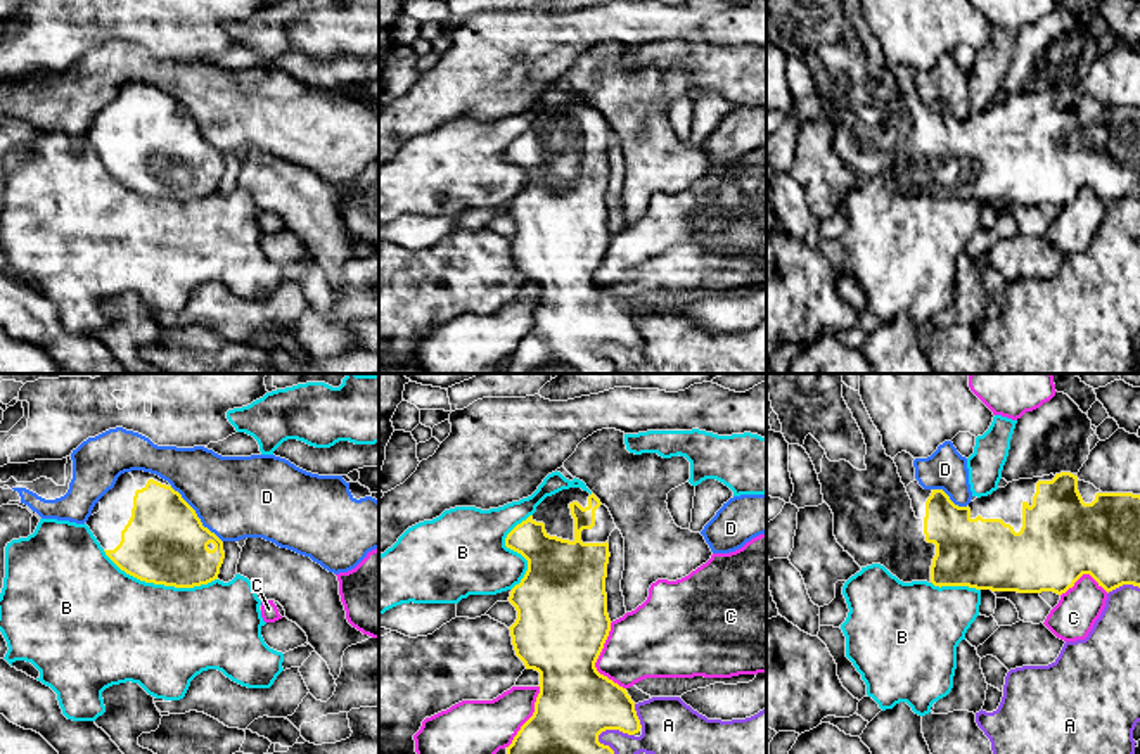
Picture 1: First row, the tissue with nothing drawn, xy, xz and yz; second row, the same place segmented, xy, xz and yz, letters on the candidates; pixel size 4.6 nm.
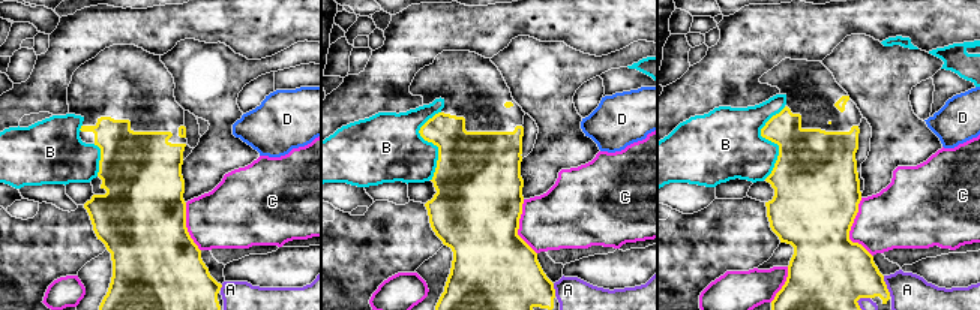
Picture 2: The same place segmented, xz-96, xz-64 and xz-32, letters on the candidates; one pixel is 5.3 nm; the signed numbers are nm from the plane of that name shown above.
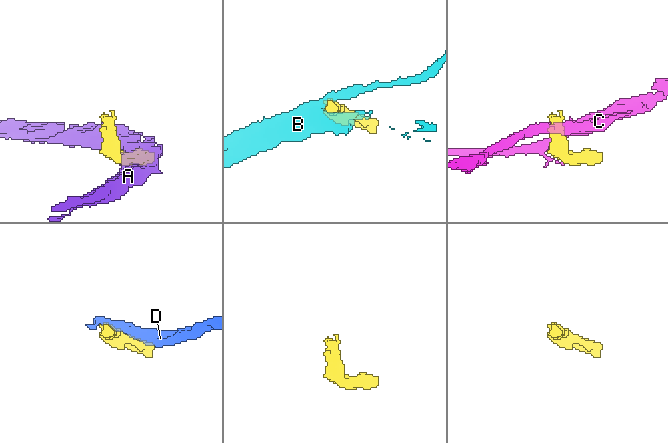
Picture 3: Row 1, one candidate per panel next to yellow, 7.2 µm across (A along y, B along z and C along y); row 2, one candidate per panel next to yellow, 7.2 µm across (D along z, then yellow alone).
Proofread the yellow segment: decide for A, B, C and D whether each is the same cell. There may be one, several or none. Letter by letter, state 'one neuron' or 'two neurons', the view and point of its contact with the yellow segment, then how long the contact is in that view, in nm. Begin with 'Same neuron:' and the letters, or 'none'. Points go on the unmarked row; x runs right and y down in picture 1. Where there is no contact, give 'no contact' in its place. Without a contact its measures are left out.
Same neuron: none
A: two neurons; contact yz (1123, 196); length 160 nm
B: two neurons; contact xy (160, 196); length 550 nm
C: two neurons; contact xz (595, 274); length 320 nm
D: two neurons; contact xy (196, 127); length 360 nm

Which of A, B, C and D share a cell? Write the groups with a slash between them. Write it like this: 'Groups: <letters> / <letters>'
Groups: A / B / C / D

